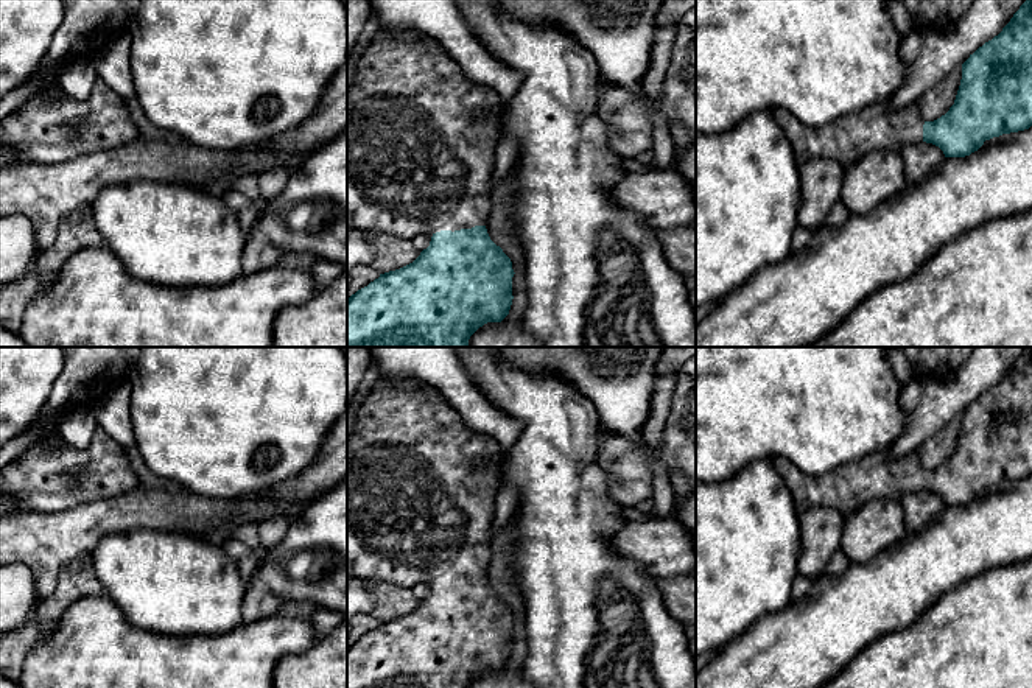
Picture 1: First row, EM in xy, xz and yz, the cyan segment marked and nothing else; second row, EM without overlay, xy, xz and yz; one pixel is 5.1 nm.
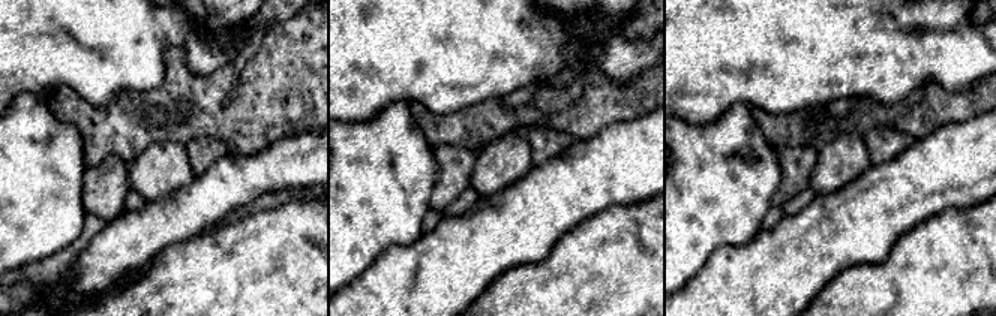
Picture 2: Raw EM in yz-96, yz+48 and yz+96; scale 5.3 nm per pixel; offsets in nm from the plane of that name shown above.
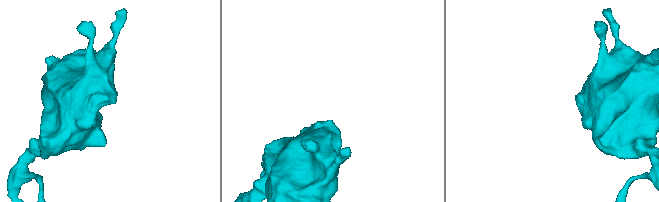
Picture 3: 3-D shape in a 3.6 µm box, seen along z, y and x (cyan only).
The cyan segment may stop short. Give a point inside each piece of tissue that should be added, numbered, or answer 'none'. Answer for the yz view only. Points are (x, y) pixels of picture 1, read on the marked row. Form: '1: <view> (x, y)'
1: yz (875, 128)

